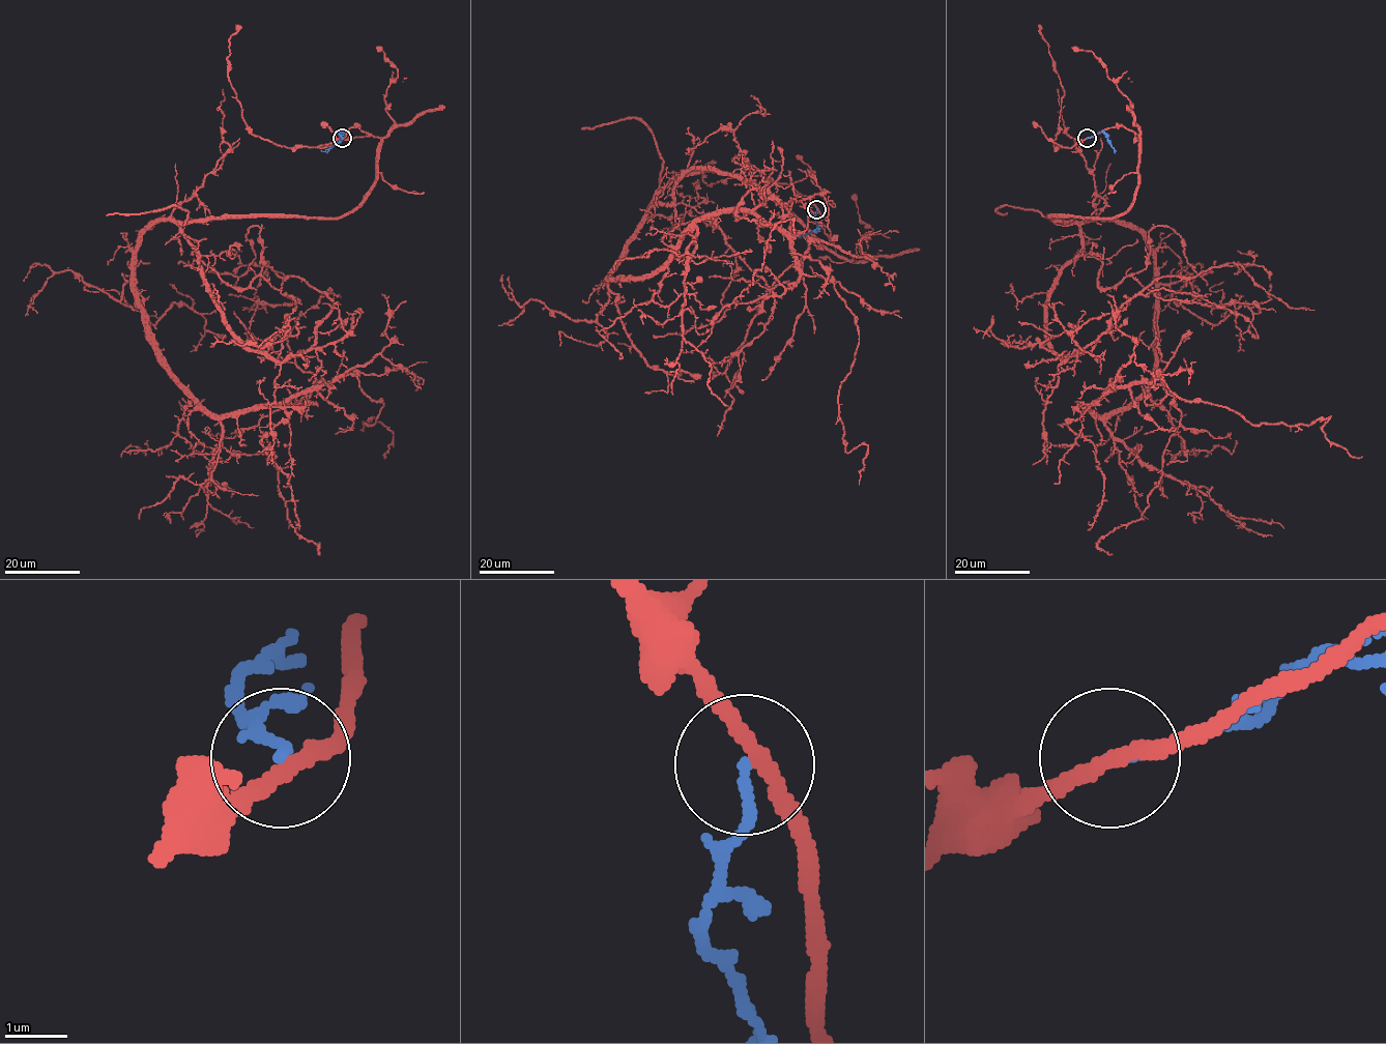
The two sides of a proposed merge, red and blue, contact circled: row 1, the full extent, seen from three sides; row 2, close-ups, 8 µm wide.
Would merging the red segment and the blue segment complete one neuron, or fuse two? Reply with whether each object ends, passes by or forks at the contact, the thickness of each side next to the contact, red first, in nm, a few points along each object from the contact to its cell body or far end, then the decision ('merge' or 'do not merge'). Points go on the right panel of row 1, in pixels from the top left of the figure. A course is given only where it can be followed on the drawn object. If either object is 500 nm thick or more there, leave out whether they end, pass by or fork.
red passes by | blue ends | 240/180 nm | red via (1087, 138), (1139, 137), (1133, 202), (1049, 218), (1156, 283), (1156, 377), (1089, 407), (1156, 374), (1362, 456) | blue via (1087, 138), (1100, 132), (1115, 150) | do not merge

